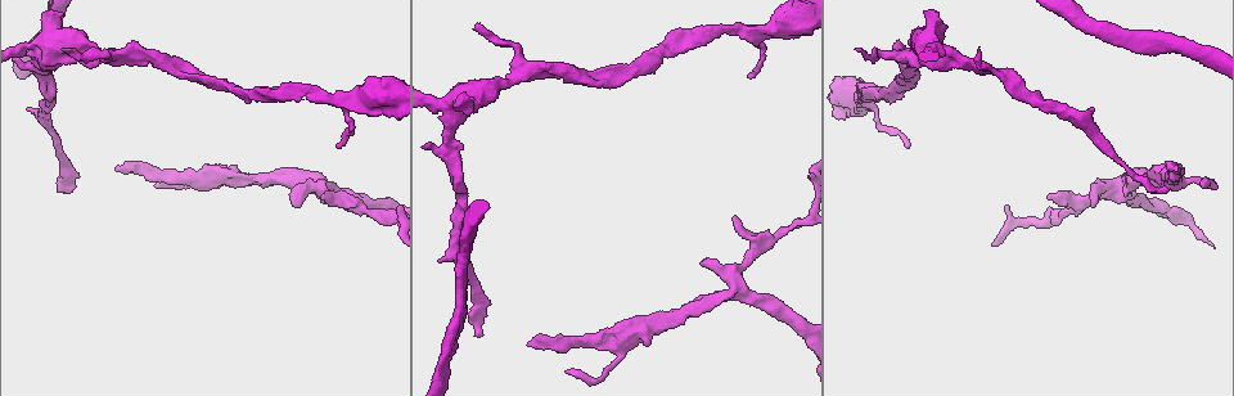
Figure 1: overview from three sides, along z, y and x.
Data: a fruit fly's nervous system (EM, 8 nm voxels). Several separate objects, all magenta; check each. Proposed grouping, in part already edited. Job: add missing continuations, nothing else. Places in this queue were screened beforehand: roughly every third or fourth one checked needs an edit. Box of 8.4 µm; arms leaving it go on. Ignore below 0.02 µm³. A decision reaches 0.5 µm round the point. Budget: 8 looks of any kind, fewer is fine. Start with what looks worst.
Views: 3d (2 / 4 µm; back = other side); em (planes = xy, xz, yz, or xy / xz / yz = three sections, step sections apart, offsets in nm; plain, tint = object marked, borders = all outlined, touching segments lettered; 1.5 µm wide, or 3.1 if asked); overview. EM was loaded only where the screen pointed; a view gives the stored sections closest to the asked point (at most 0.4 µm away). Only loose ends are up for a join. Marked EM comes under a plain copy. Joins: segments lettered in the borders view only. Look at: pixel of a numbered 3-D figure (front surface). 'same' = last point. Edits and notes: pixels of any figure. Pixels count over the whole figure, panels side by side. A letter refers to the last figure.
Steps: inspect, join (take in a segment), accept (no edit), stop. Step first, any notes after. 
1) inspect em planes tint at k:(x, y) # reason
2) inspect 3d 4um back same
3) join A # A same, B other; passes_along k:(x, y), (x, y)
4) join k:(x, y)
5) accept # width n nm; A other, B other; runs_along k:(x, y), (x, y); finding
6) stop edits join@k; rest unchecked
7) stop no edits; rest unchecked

inspect 3d 2um at 1:(1177, 167) # an open end

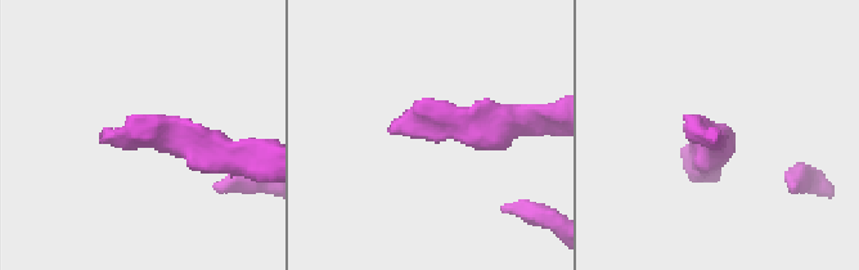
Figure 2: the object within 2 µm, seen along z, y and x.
inspect em xy step 4 borders at 2:(105, 130) # now the EM

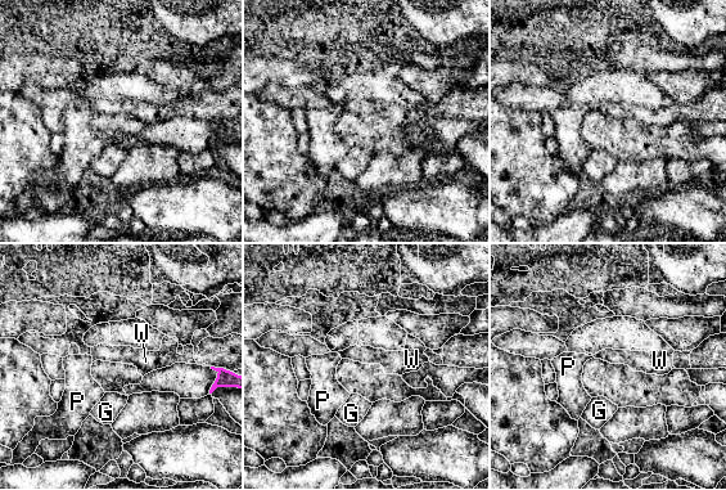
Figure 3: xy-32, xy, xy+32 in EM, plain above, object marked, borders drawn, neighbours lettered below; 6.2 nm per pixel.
inspect em planes borders same # another direction

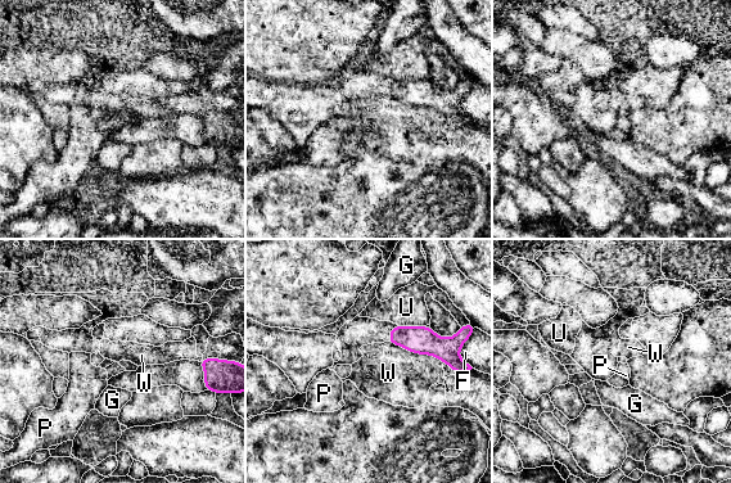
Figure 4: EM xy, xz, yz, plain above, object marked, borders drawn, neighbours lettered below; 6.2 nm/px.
accept # F other, G other, P other, U other, W other; border 4:(388, 341), (443, 362); no lettered segment goes on from it

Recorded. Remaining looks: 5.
inspect 3d 4um at 1:(859, 48) # thin end

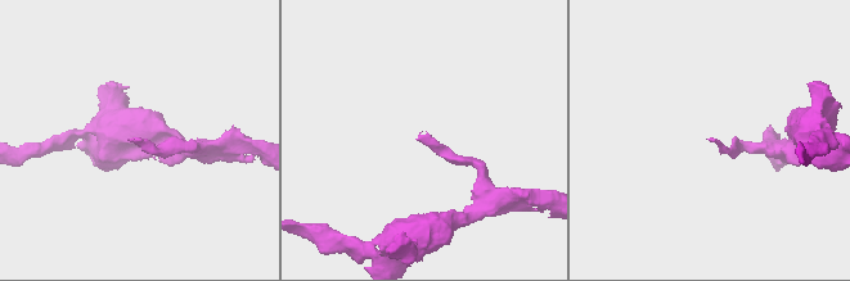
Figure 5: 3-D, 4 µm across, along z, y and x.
inspect em planes borders at 5:(711, 138) # now the EM

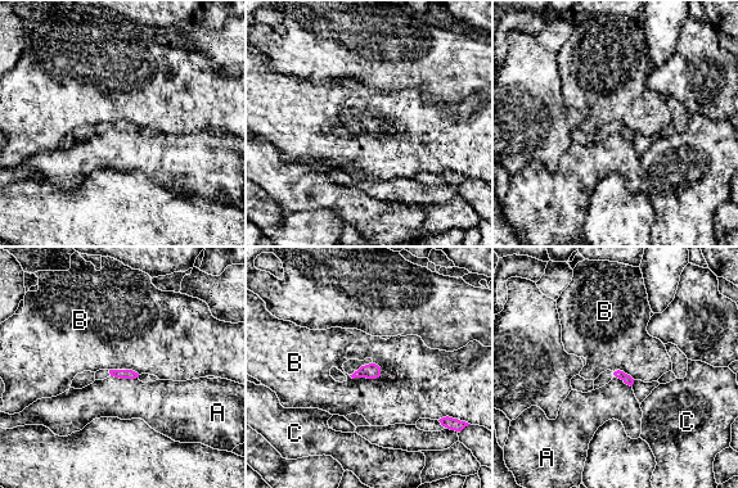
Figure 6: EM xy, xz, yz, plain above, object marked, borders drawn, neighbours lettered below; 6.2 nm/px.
accept # A other, B other, C other; no lettered segment goes on from it

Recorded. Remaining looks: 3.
inspect 3d 4um back at 1:(748, 77)

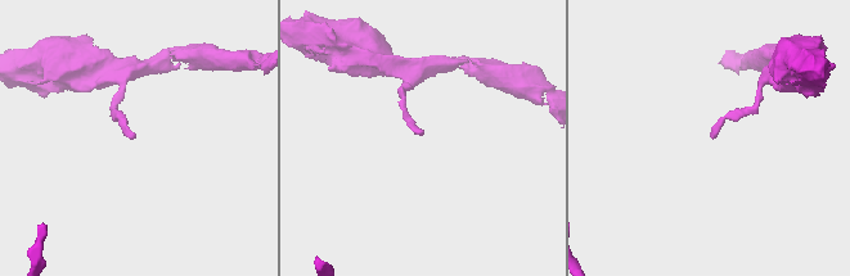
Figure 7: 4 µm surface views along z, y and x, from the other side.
inspect em planes borders at 7:(712, 136)

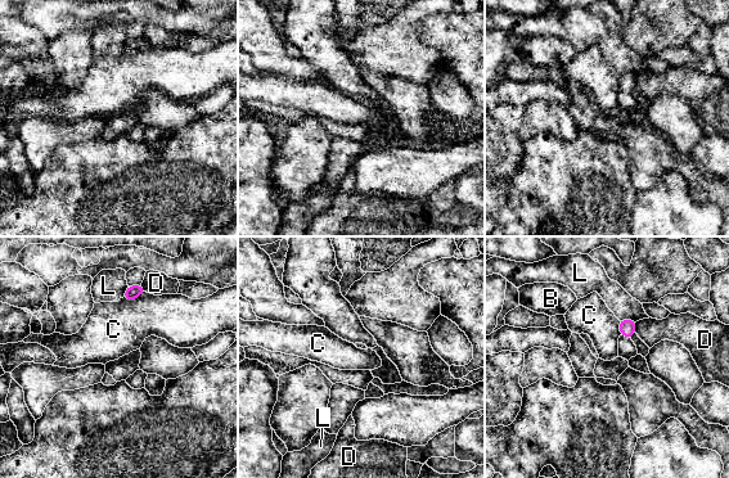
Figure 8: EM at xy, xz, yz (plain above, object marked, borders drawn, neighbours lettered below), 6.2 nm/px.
accept # B other, C other, D other, L other; border 8:(637, 321), (634, 332); no lettered segment goes on from it

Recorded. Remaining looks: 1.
stop no edits; rest unchecked

